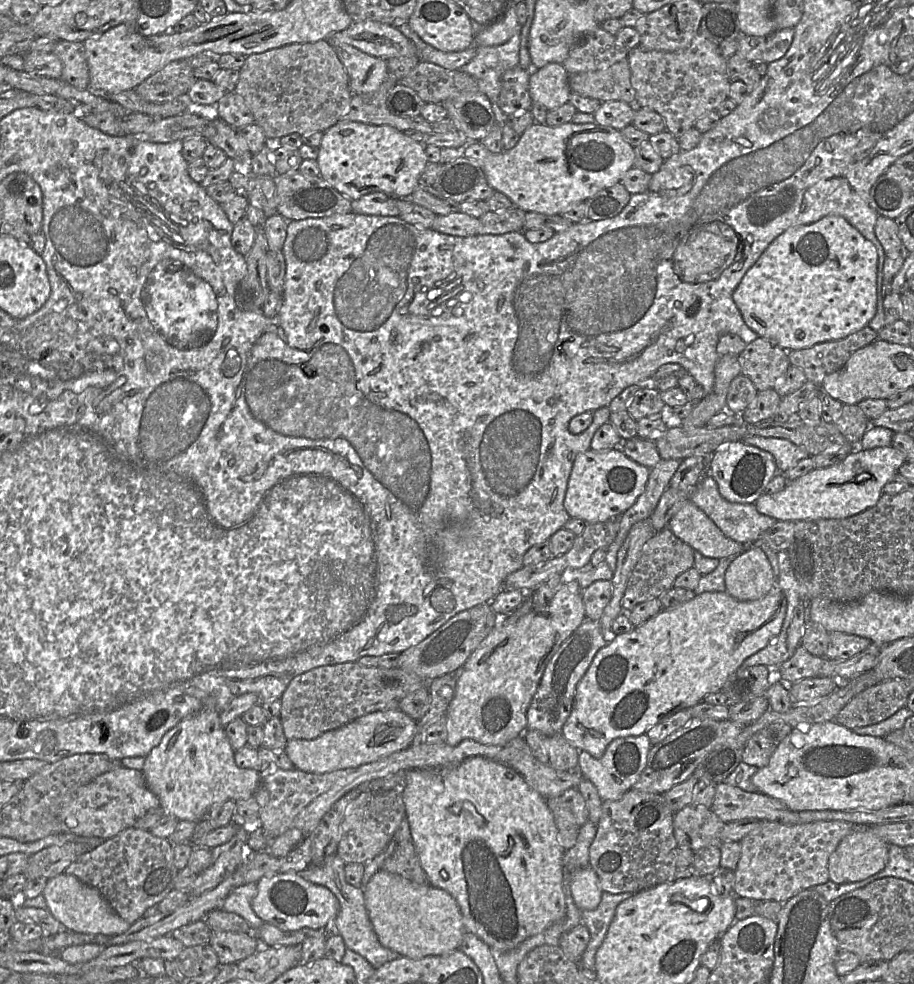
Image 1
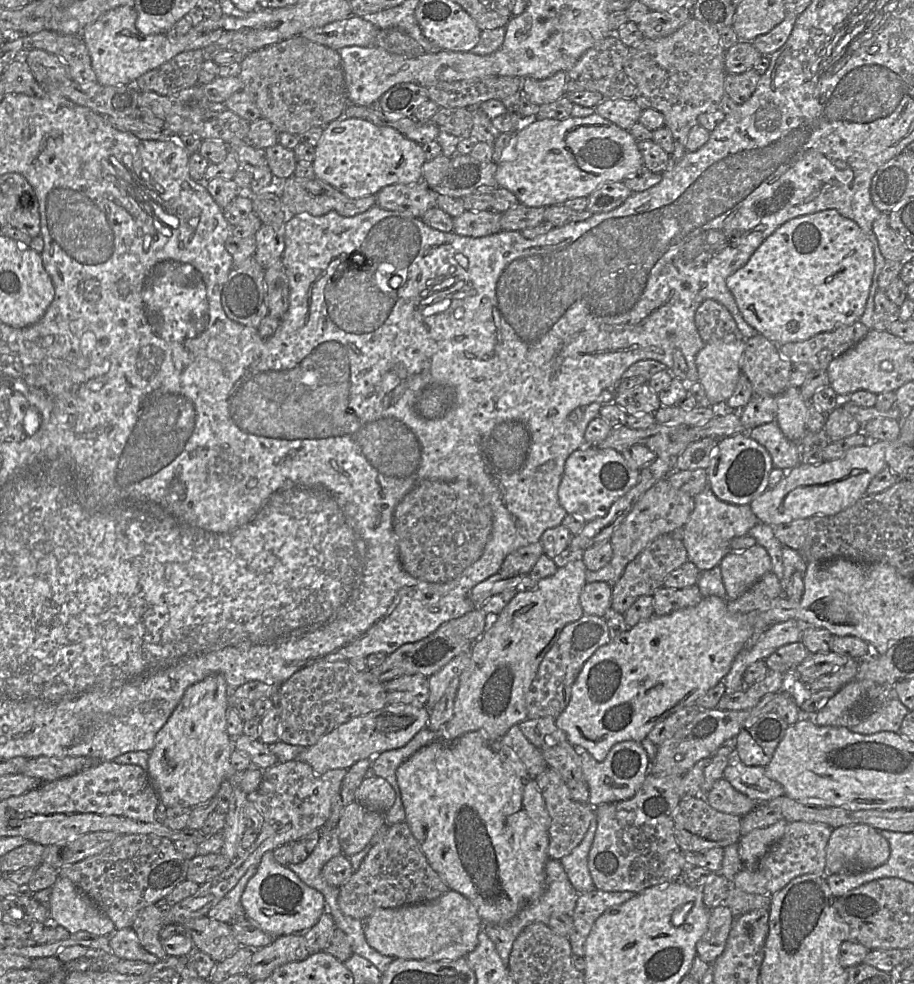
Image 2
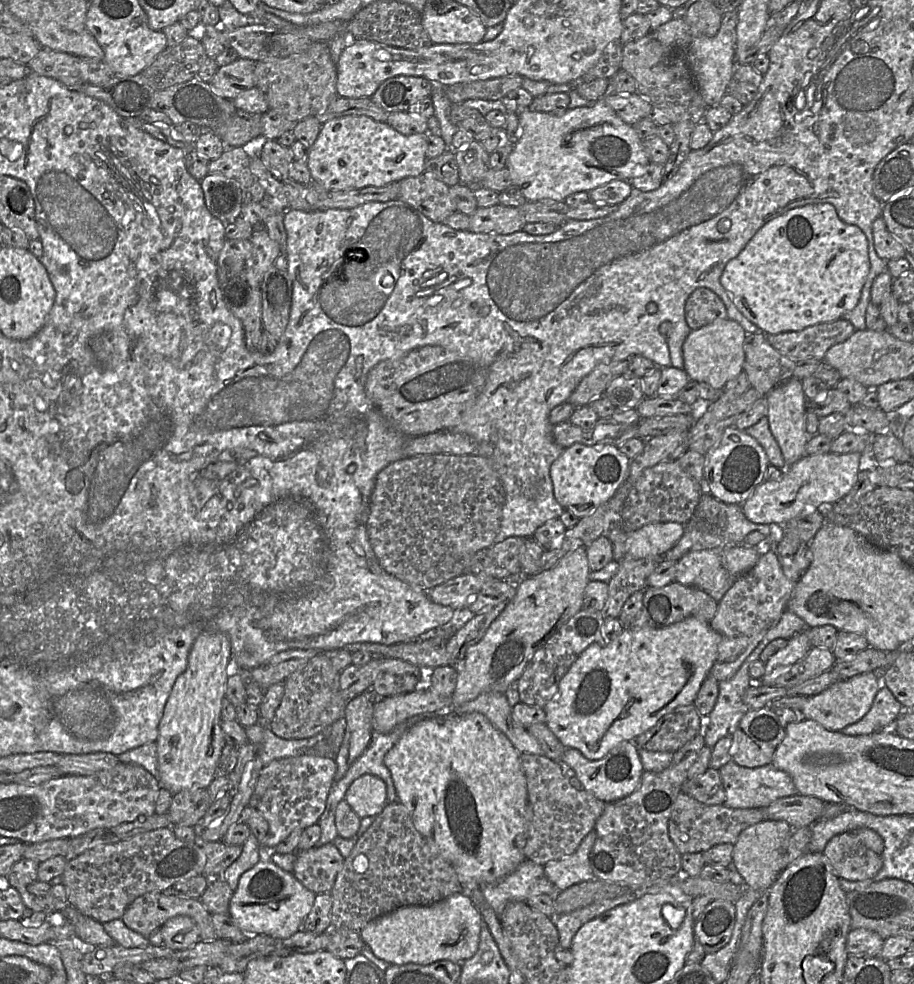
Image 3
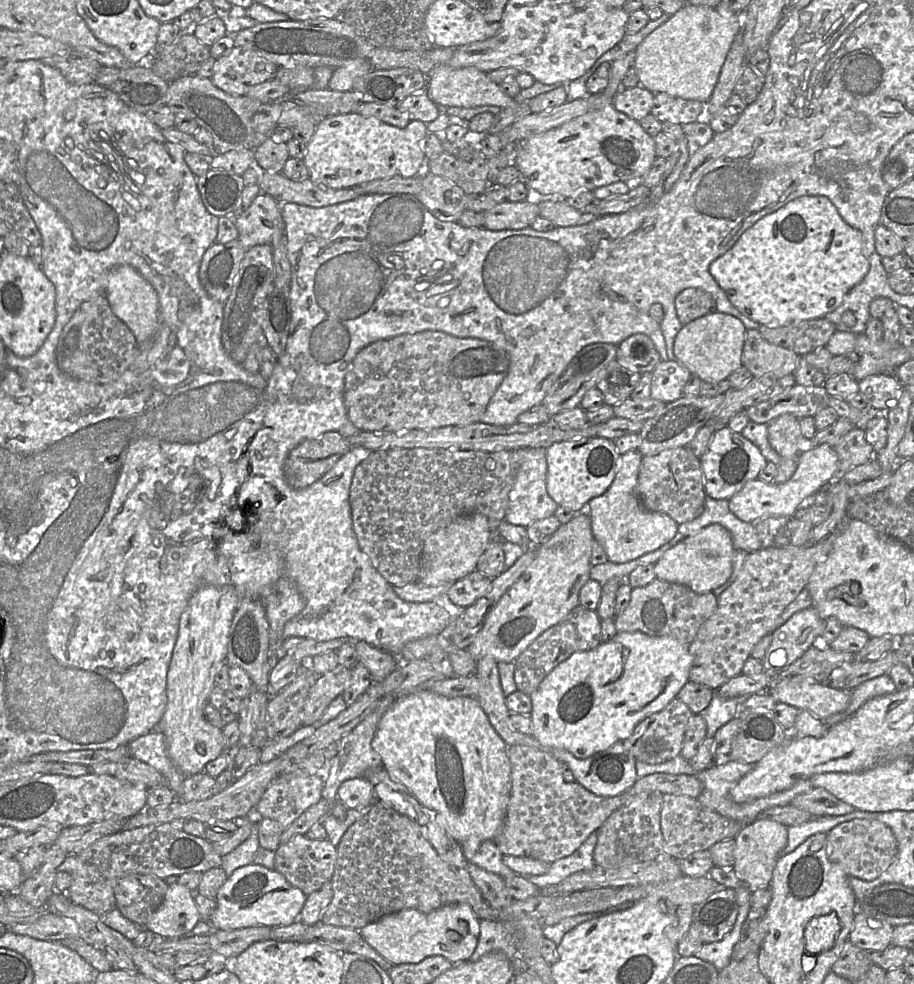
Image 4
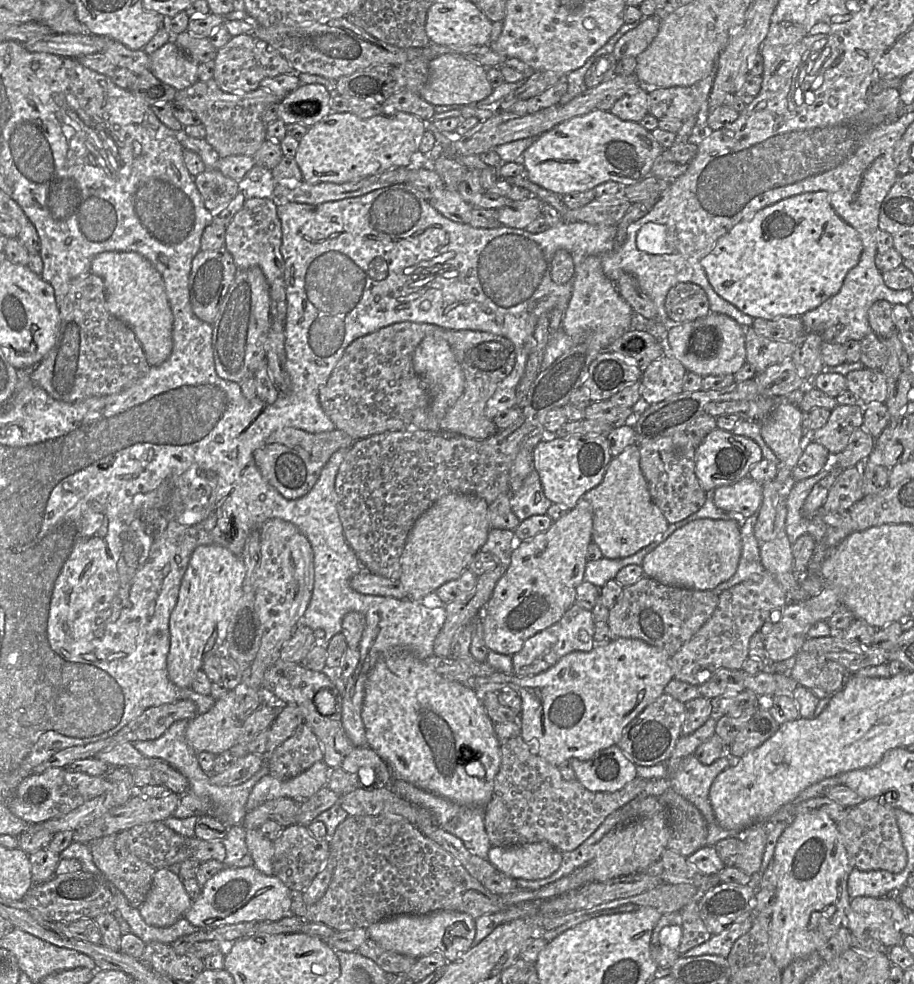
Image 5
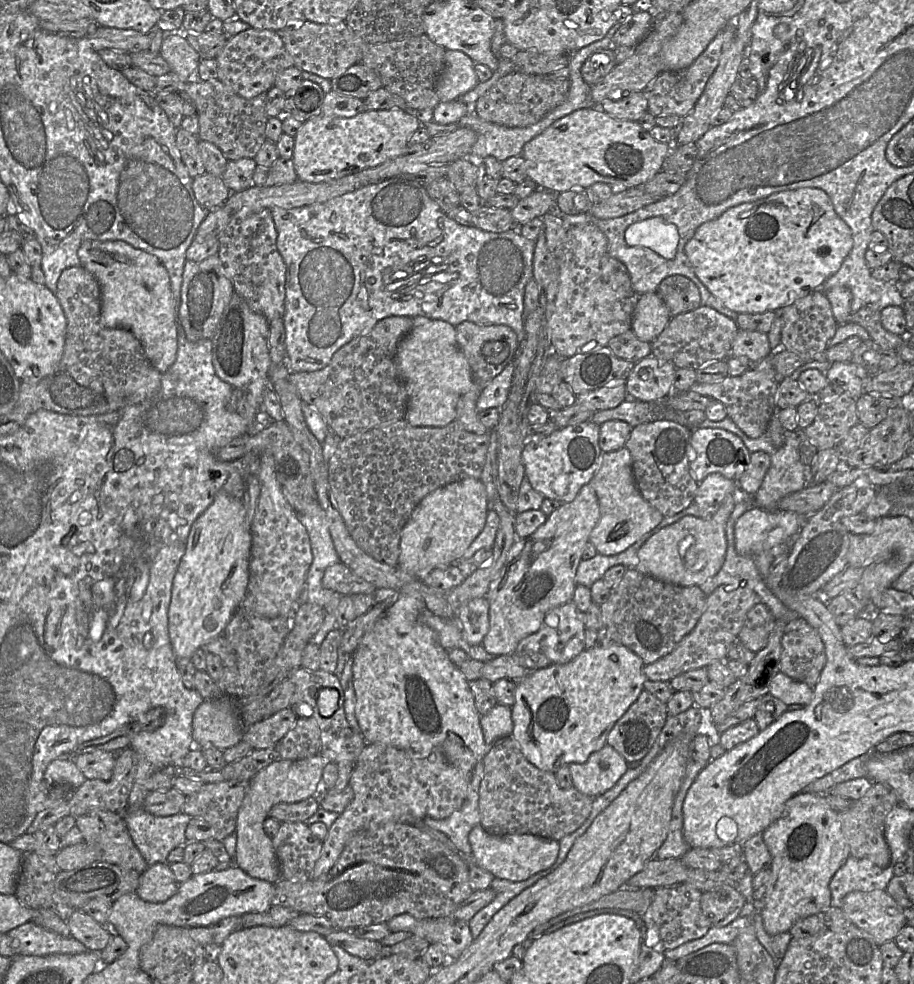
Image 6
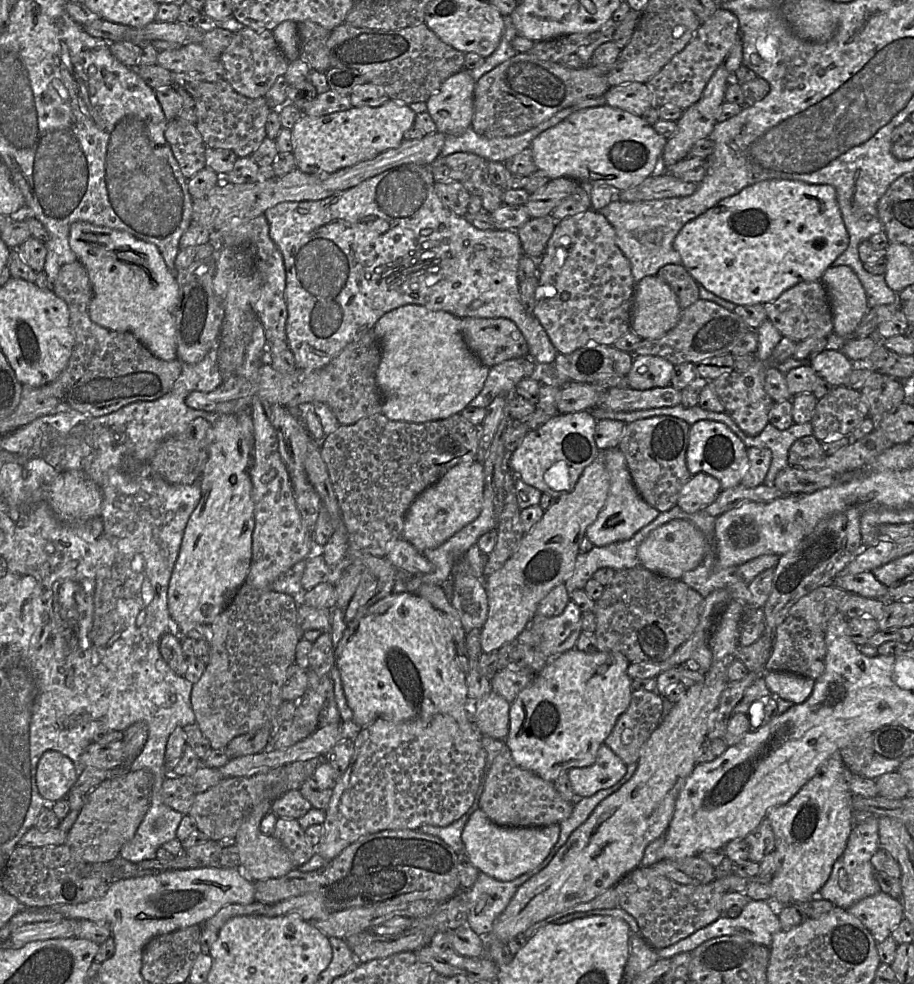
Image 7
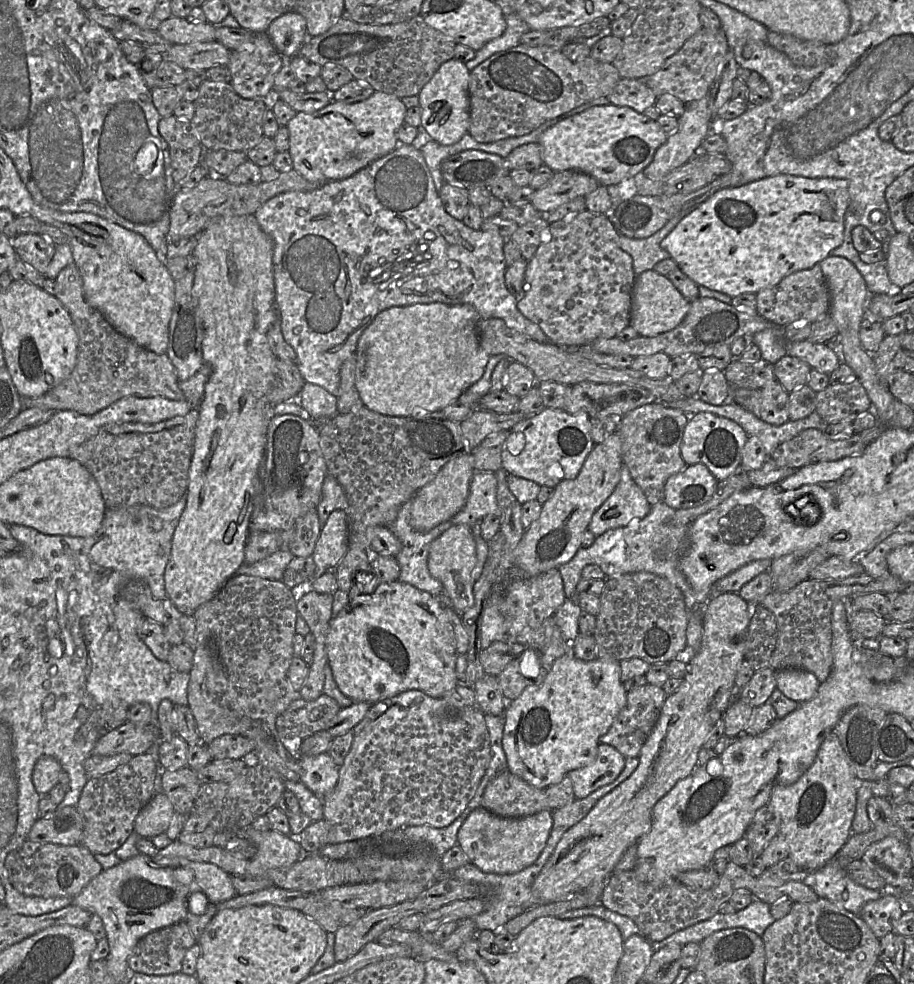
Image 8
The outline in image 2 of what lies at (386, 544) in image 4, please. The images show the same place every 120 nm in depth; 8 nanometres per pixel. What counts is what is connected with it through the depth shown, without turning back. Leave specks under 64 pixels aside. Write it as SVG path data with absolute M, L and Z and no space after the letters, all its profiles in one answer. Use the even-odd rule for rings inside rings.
M467 480L419 482L396 506L392 520L403 569L429 583L453 580L477 561L487 544L492 524L489 502Z

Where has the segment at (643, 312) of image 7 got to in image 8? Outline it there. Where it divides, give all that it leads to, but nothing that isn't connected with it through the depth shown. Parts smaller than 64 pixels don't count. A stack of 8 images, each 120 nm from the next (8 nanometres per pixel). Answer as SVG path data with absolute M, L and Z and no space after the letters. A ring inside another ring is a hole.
M653 269L644 271L633 286L630 325L640 336L657 336L677 327L687 315L690 303L669 279Z

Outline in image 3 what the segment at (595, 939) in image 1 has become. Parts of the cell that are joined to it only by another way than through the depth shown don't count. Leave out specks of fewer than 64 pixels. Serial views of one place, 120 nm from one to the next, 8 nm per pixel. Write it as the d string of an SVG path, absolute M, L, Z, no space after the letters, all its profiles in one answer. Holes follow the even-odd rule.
M627 893L613 899L592 903L562 915L555 922L559 934L559 945L564 949L570 949L574 935L586 922L598 917L609 909L628 904L635 899L637 899L636 894Z

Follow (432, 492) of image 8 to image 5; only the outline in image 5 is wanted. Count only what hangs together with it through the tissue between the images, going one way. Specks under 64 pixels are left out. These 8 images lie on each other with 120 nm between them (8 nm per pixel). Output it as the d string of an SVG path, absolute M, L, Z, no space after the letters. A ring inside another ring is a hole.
M448 494L438 499L415 522L401 556L401 576L407 599L421 601L442 584L457 579L465 571L488 538L488 503L475 495Z

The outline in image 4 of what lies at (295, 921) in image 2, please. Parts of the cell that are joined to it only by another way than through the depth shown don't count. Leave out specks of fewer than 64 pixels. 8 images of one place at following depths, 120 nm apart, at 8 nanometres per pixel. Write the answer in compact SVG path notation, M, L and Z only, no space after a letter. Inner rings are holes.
M252 863L236 869L219 889L210 925L214 930L288 926L299 920L306 898L307 895L291 885L278 871Z

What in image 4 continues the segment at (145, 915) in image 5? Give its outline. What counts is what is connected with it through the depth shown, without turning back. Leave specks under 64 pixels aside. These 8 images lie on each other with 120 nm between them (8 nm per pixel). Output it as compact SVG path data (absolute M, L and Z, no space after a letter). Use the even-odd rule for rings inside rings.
M175 882L168 885L162 904L145 927L166 939L179 939L187 936L200 920L194 893Z

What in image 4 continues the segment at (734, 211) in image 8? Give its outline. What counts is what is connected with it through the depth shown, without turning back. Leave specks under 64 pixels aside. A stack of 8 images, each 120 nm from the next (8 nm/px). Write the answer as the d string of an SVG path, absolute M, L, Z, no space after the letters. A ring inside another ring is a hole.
M803 195L761 218L748 228L731 249L711 263L709 271L739 312L760 325L781 327L802 320L825 318L828 313L841 305L845 294L864 279L869 268L870 264L866 258L866 248L864 247L861 231L845 222L828 197L823 195Z

